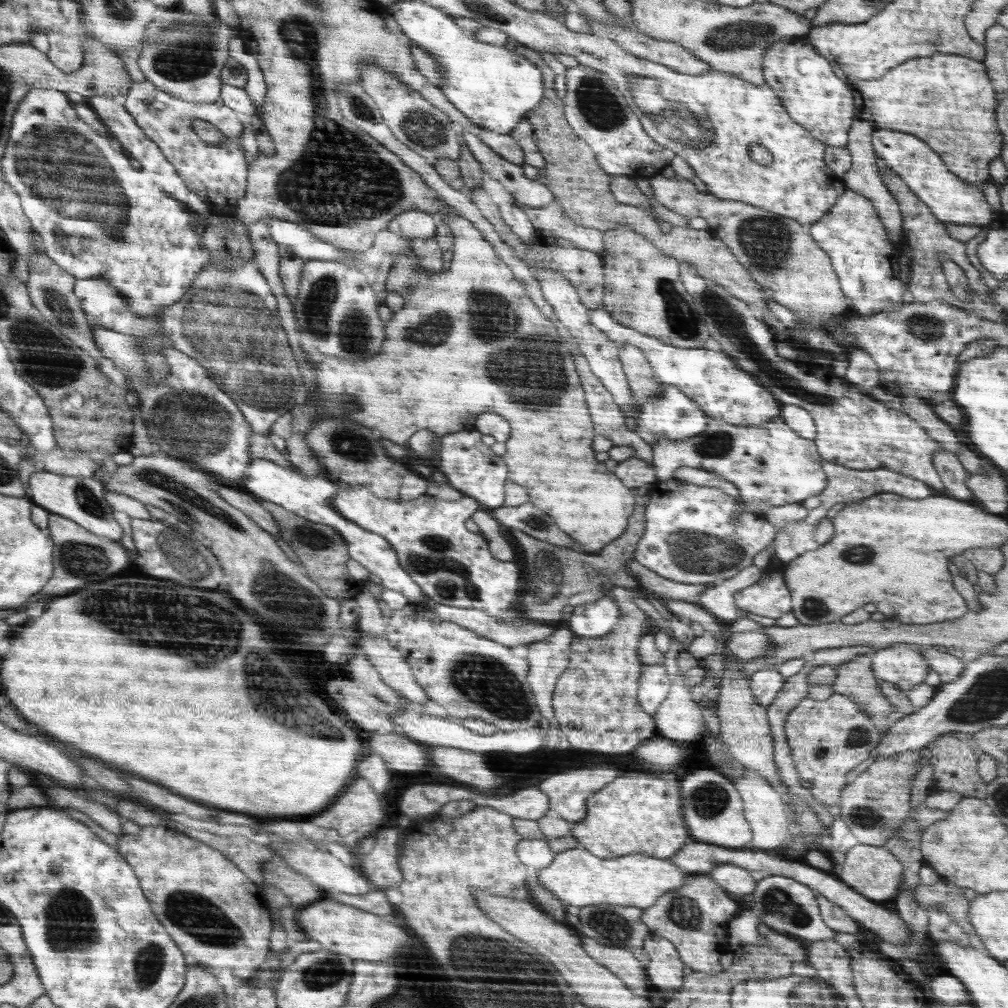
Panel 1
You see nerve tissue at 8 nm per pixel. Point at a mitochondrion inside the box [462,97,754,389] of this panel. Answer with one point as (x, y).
(676, 307)

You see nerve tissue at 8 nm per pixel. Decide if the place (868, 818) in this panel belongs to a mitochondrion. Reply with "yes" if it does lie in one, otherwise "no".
yes

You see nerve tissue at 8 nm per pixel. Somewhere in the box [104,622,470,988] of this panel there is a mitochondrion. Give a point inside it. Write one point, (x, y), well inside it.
(195, 913)

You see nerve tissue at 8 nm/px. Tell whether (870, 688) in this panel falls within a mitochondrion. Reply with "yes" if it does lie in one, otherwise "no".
no

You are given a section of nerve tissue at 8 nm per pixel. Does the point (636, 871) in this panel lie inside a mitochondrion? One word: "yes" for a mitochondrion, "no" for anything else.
no

